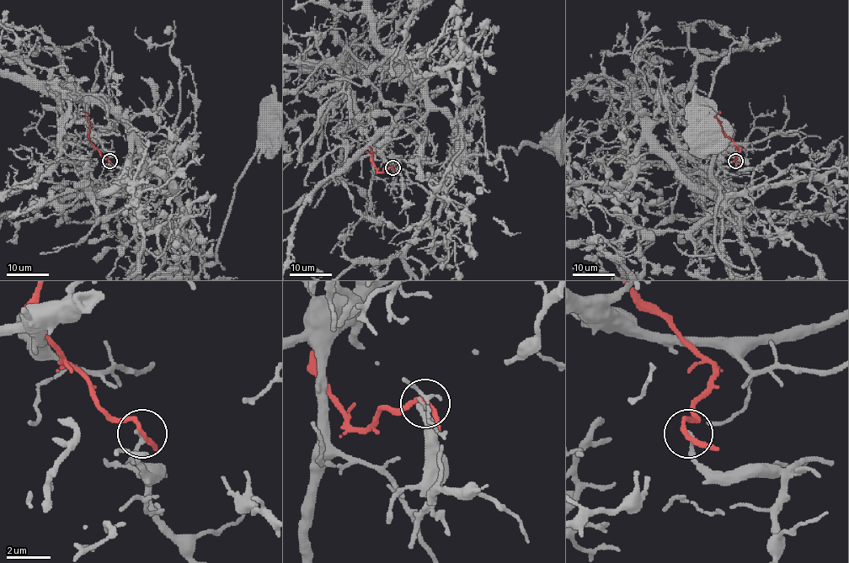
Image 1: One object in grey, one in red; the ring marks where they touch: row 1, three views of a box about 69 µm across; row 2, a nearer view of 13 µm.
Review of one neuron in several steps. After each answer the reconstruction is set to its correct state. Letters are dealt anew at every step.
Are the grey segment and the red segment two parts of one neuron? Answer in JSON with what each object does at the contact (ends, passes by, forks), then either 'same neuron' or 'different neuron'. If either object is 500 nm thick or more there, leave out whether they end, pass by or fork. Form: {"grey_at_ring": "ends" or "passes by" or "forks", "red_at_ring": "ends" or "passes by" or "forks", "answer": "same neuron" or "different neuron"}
{"grey_at_ring": "ends", "red_at_ring": "passes by", "answer": "different neuron"}

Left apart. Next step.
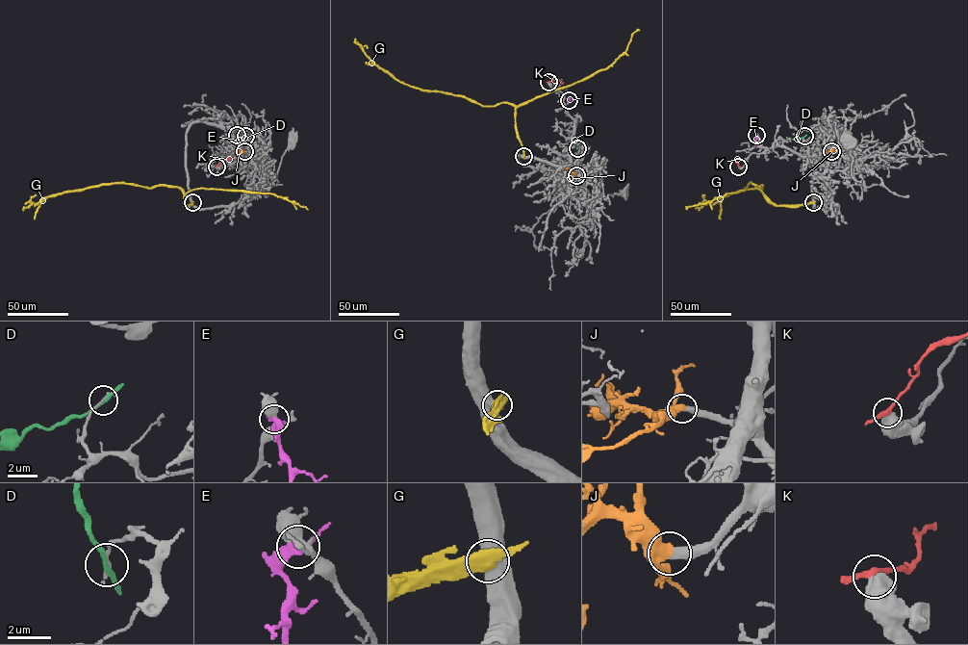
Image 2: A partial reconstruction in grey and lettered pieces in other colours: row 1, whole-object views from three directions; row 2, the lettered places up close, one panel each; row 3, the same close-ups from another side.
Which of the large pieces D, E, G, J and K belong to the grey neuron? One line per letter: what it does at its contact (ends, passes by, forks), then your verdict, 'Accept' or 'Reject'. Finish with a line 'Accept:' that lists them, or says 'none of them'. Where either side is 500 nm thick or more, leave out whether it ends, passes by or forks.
D: It passes by. Reject
E: It passes by. Reject
G: Reject
J: It passes by. Accept
K: Reject
Accept: J

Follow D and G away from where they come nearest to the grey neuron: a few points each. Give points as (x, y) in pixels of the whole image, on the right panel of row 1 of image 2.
D: (804, 136), (792, 139)
G: (813, 202), (775, 205), (759, 187), (762, 185), (760, 188), (750, 183), (717, 202), (695, 208)

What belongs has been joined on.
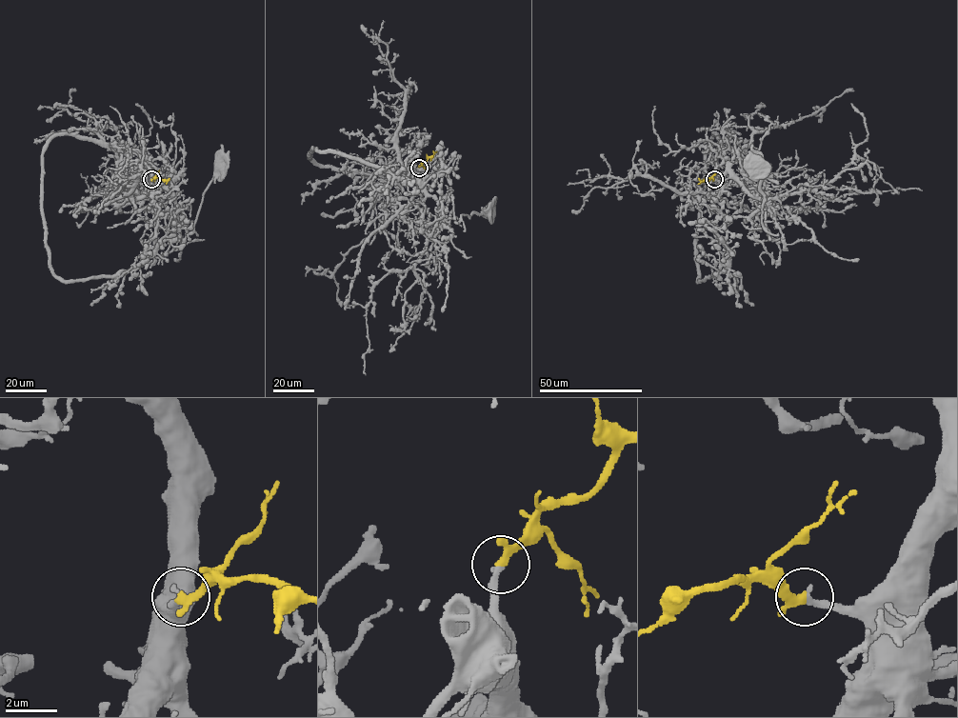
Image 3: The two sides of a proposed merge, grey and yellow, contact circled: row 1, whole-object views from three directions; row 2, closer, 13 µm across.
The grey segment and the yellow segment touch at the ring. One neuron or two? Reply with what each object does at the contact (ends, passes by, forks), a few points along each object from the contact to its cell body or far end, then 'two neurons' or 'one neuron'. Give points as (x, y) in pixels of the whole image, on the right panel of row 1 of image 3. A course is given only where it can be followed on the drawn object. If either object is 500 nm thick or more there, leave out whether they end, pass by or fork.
grey ends there; yellow passes by; grey runs (715, 179), (728, 172), (760, 199), (766, 206), (769, 232), (762, 223), (764, 193), (758, 165); yellow runs (714, 179), (704, 179), (698, 184); one neuron

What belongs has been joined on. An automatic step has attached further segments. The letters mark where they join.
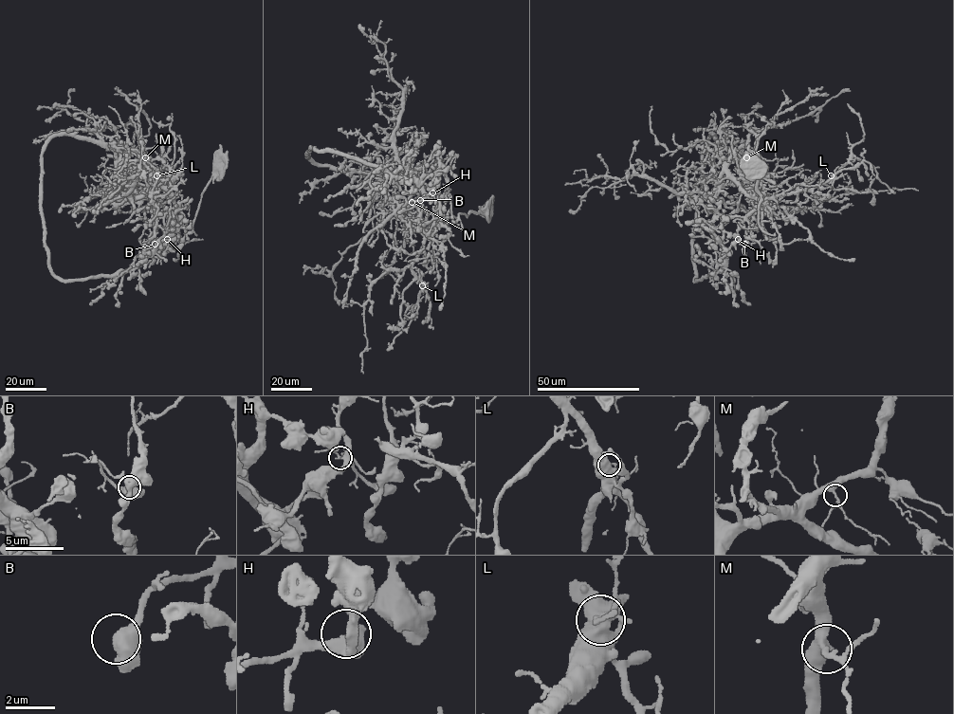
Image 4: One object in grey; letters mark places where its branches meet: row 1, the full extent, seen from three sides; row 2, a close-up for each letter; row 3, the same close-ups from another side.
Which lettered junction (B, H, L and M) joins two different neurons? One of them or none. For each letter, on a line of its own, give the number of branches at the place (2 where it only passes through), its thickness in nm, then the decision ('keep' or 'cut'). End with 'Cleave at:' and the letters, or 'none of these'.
B: branches 2; calibre 500 nm; keep
H: branches 3; calibre 400 nm; keep
L: branches 1; calibre 220 nm; cut
M: branches 3; calibre 240 nm; keep
Cleave at: L

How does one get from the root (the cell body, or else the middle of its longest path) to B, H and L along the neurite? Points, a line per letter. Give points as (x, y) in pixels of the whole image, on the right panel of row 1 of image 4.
B: (755, 165), (761, 196), (759, 224), (766, 232), (761, 222), (761, 206), (740, 224), (738, 235), (744, 244)
H: (755, 165), (761, 196), (759, 224), (766, 232), (761, 222), (761, 206), (740, 224), (738, 239)
L: (755, 165), (761, 196), (759, 224), (764, 232), (761, 207), (766, 200), (817, 187), (830, 175)

